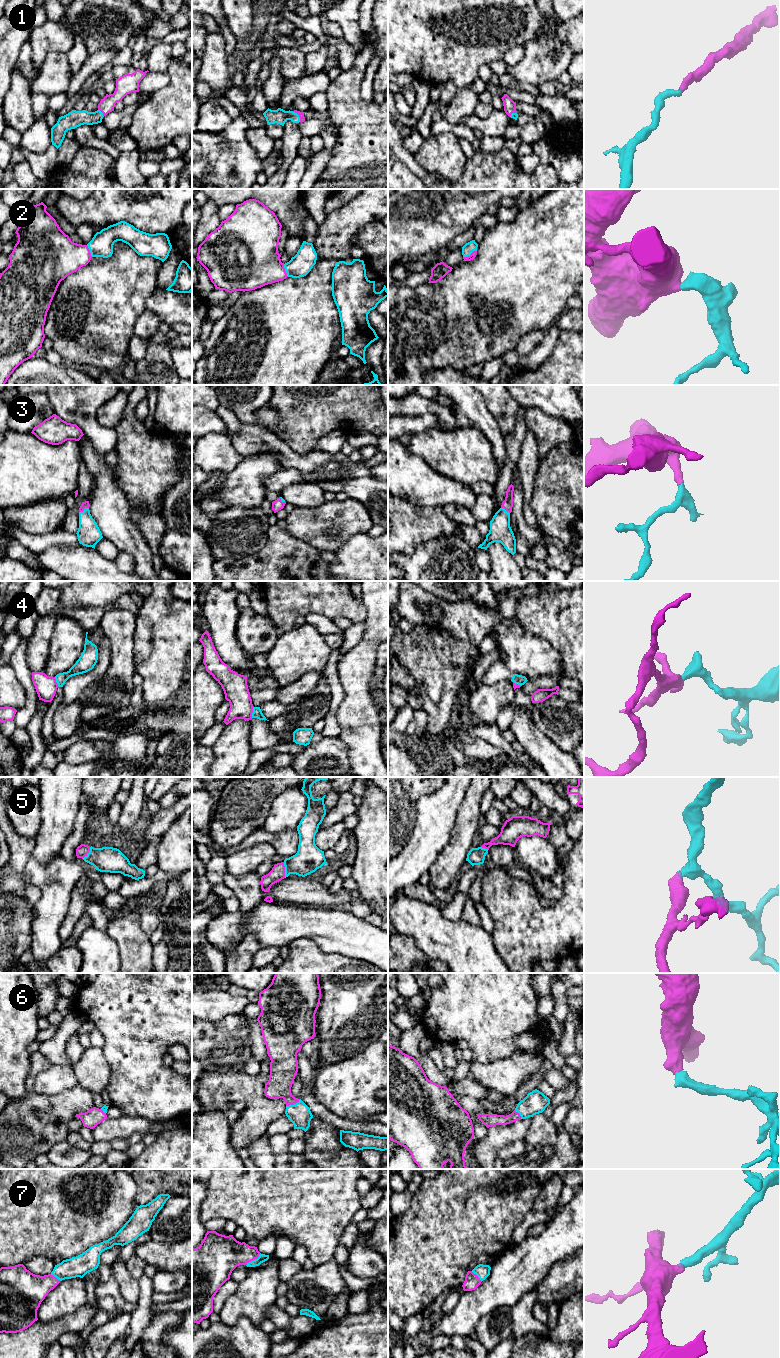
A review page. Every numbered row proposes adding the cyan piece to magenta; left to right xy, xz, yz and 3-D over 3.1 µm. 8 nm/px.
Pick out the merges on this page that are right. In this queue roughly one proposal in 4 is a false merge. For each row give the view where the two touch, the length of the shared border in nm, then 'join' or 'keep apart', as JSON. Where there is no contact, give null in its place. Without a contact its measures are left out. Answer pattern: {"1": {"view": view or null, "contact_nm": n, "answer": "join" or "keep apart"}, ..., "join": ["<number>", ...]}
{"1": {"view": "xz", "contact_nm": 110, "answer": "join"}, "2": {"view": "yz", "contact_nm": 130, "answer": "join"}, "3": {"view": "xy", "contact_nm": 90, "answer": "join"}, "4": {"view": "xz", "contact_nm": 90, "answer": "keep apart"}, "5": {"view": "xz", "contact_nm": 130, "answer": "join"}, "6": {"view": "xz", "contact_nm": 130, "answer": "join"}, "7": {"view": "xz", "contact_nm": 160, "answer": "join"}, "join": ["1", "2", "3", "5", "6", "7"]}

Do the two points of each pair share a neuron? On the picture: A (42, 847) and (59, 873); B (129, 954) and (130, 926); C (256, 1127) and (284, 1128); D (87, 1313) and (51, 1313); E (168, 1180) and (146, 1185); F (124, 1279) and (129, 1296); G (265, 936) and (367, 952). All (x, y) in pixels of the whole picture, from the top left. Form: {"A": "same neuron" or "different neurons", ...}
{"A": "different neurons", "B": "same neuron", "C": "different neurons", "D": "different neurons", "E": "same neuron", "F": "same neuron", "G": "same neuron"}

